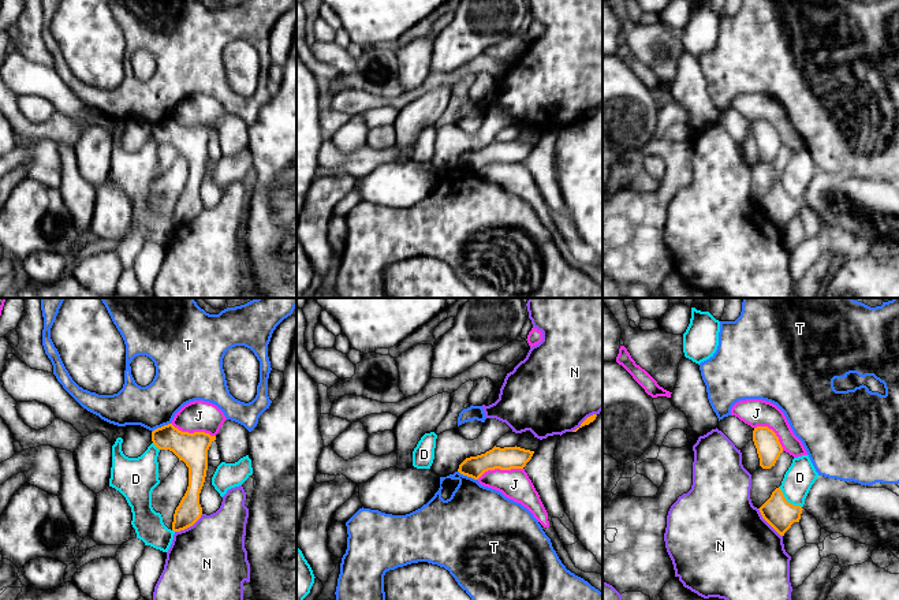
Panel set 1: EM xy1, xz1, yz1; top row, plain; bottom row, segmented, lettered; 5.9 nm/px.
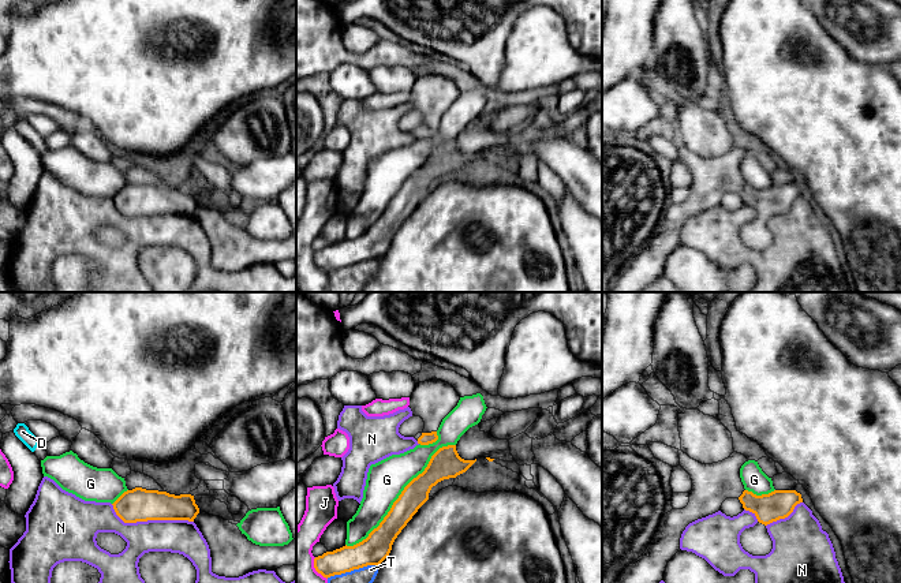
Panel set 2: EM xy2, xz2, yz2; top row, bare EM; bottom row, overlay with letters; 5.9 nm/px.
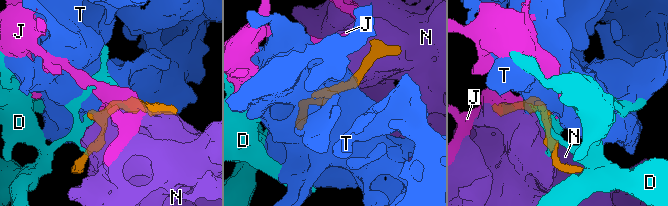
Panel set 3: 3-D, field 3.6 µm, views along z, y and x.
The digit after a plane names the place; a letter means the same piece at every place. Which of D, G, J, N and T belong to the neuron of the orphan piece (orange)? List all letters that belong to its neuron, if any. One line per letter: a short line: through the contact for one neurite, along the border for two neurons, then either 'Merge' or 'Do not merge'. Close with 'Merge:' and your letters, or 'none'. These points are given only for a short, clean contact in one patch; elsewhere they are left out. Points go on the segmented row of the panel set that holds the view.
D: Do not merge
G: Do not merge
J: Line: xz1 (522, 468), (488, 469), (477, 479). Do not merge
N: Do not merge
T: Do not merge
Merge: none

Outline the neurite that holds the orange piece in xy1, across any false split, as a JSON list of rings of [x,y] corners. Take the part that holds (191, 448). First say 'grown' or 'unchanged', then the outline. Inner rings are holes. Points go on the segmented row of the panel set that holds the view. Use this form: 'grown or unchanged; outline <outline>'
unchanged; outline [[[172,424],[152,432],[152,441],[158,450],[172,451],[189,467],[189,487],[174,514],[172,530],[193,526],[202,515],[199,493],[208,470],[208,450],[216,440],[205,432],[182,432]]]

